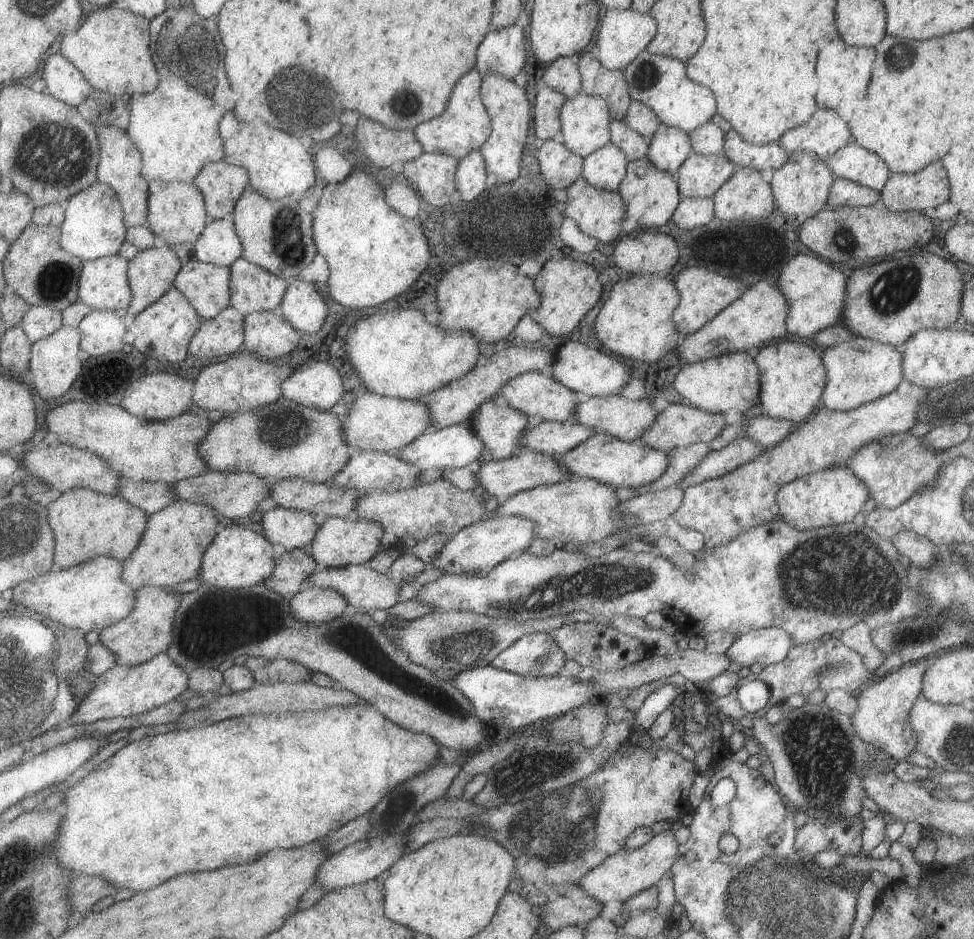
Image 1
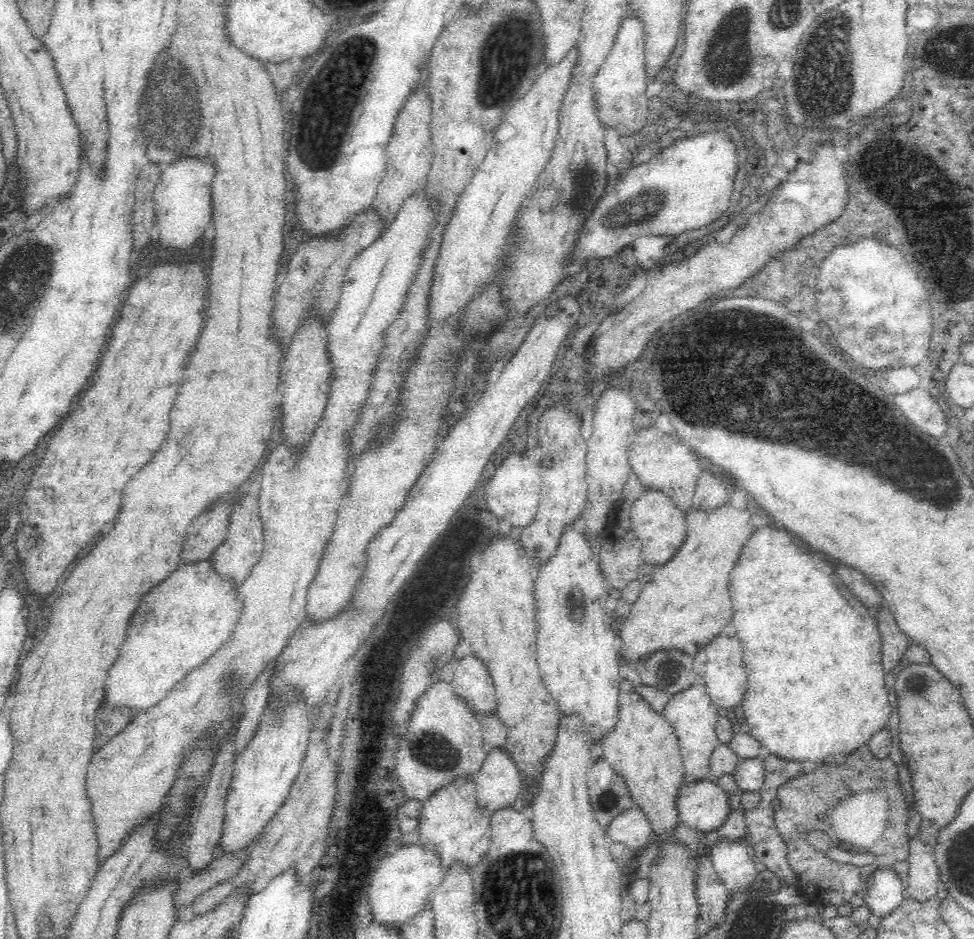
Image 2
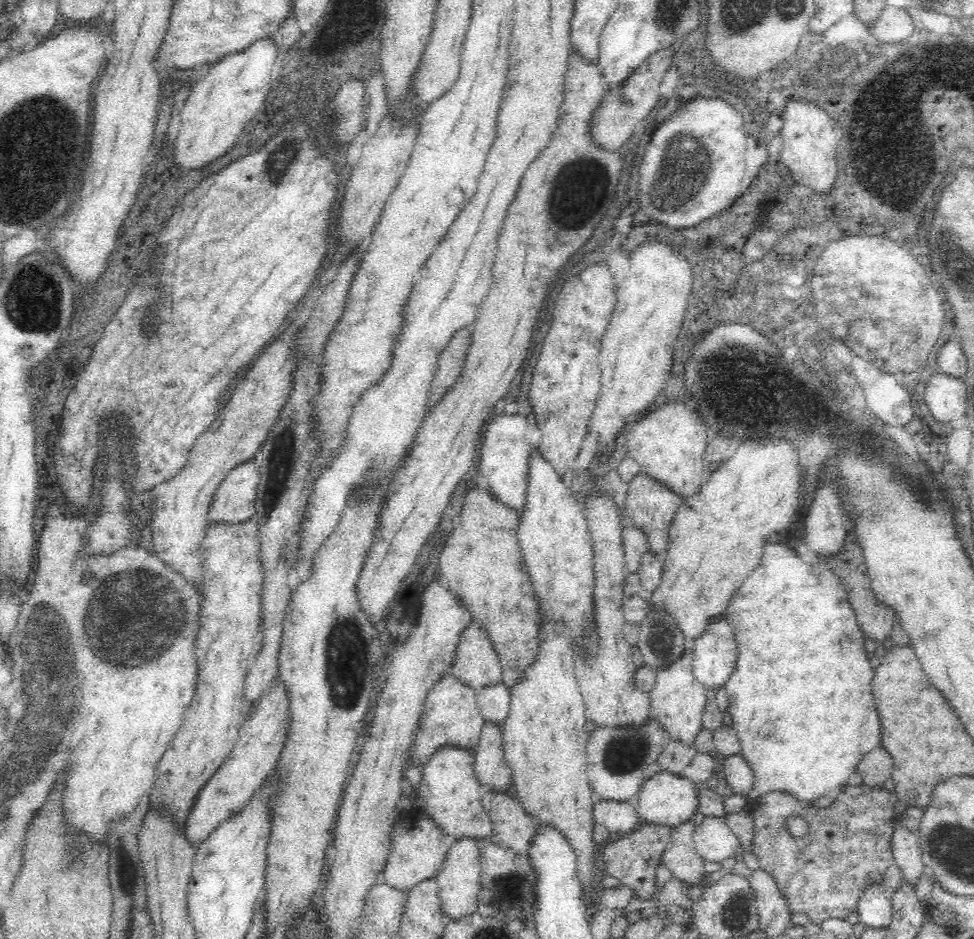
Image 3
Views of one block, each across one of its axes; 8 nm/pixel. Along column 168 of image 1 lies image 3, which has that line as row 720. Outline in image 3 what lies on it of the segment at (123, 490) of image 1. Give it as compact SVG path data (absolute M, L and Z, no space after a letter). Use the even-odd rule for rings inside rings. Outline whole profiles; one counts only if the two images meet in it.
M502 682L476 691L478 713L485 723L492 723L501 728L506 724L510 713L510 691Z

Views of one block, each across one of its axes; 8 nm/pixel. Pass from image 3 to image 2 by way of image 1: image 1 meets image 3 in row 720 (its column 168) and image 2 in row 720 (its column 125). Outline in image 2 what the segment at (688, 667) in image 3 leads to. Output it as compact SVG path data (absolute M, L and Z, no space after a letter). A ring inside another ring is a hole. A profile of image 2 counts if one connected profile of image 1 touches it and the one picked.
M694 684L690 688L672 695L663 712L663 718L676 733L683 758L685 773L689 781L712 780L710 759L719 743L716 722L720 710L712 705L711 696L705 684Z

